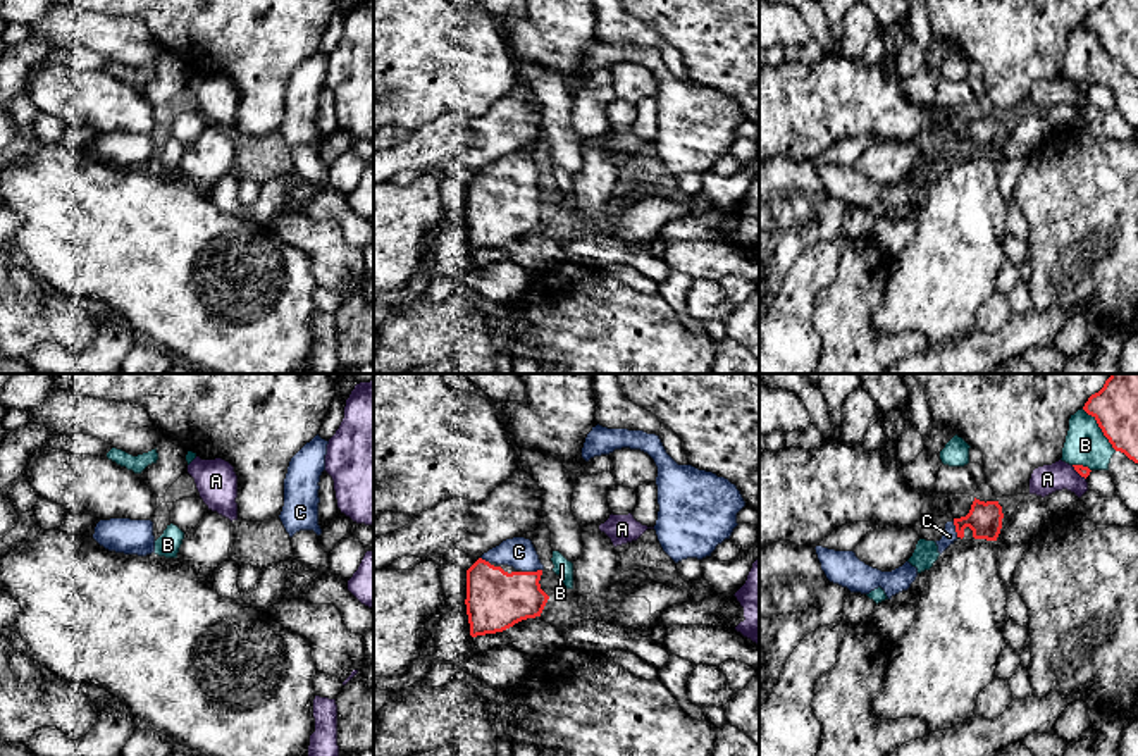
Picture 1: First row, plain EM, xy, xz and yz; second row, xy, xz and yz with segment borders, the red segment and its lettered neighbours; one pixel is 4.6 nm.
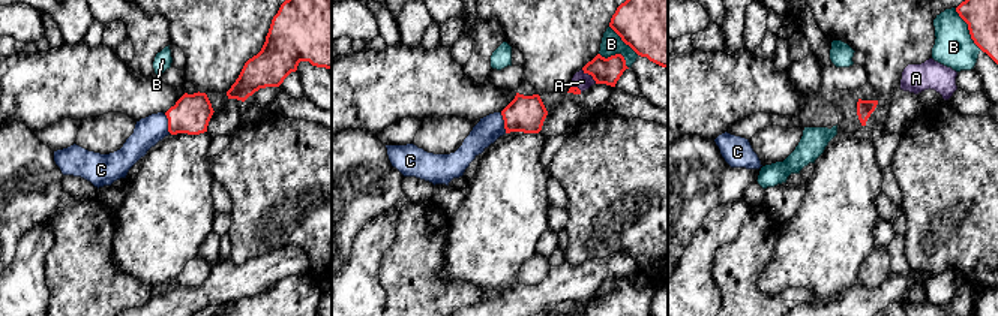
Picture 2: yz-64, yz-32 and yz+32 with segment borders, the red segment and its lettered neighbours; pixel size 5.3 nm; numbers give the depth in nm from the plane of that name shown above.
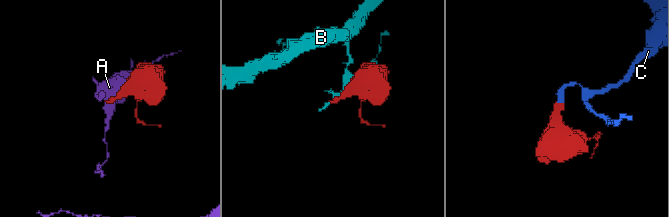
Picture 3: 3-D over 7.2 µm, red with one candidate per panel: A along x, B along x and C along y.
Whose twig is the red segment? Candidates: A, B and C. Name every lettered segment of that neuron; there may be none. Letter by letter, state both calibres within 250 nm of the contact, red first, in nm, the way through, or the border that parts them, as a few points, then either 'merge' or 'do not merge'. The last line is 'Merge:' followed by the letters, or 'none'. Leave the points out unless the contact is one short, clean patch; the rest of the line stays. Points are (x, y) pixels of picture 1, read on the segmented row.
A: 50/140 nm | along yz (1071, 465), (1085, 479) | do not merge
B: 220/190 nm | do not merge
C: 280/140 nm | merge
Merge: C

